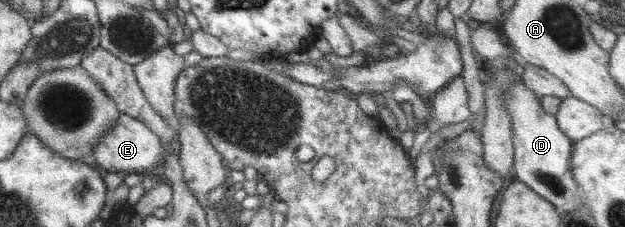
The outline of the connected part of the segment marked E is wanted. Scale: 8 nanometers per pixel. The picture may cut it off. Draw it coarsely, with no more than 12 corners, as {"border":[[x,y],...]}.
{"border":[[119,113],[93,148],[97,168],[158,171],[161,140]]}

